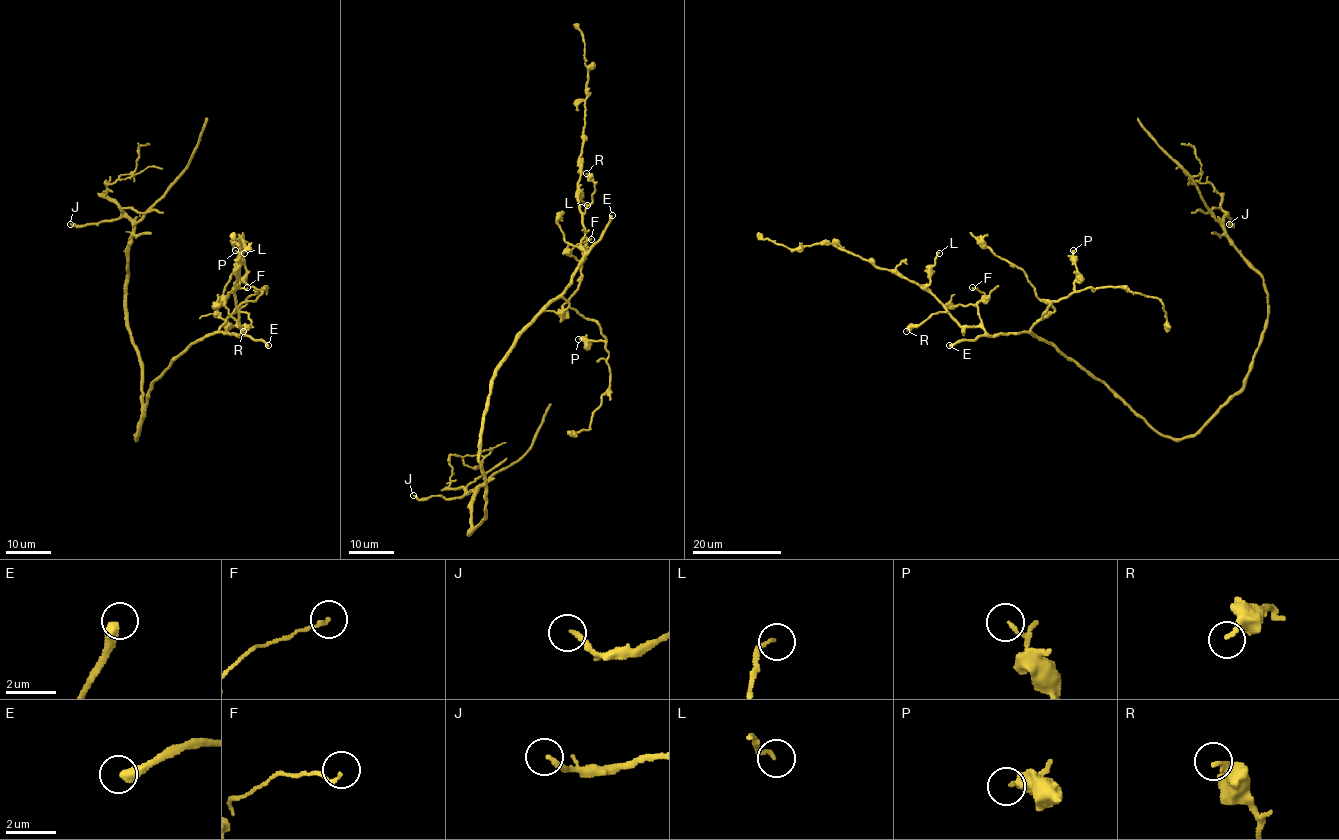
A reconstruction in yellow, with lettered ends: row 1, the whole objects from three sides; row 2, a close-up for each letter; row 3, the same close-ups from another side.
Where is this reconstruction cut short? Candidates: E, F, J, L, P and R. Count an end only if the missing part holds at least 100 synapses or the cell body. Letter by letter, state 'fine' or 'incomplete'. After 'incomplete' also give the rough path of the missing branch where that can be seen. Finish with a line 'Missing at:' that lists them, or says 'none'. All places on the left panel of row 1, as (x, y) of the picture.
E: incomplete
F: fine
J: fine
L: fine
P: fine
R: fine
Missing at: E

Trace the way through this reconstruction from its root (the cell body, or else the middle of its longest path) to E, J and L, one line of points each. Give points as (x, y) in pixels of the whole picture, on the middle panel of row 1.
E: (486, 403), (492, 375), (517, 336), (571, 283), (578, 262), (600, 239), (612, 215)
J: (486, 403), (479, 440), (486, 501), (482, 520), (470, 535), (476, 490), (449, 499), (413, 495)
L: (486, 403), (492, 375), (517, 336), (571, 283), (584, 254), (579, 194), (587, 205)

